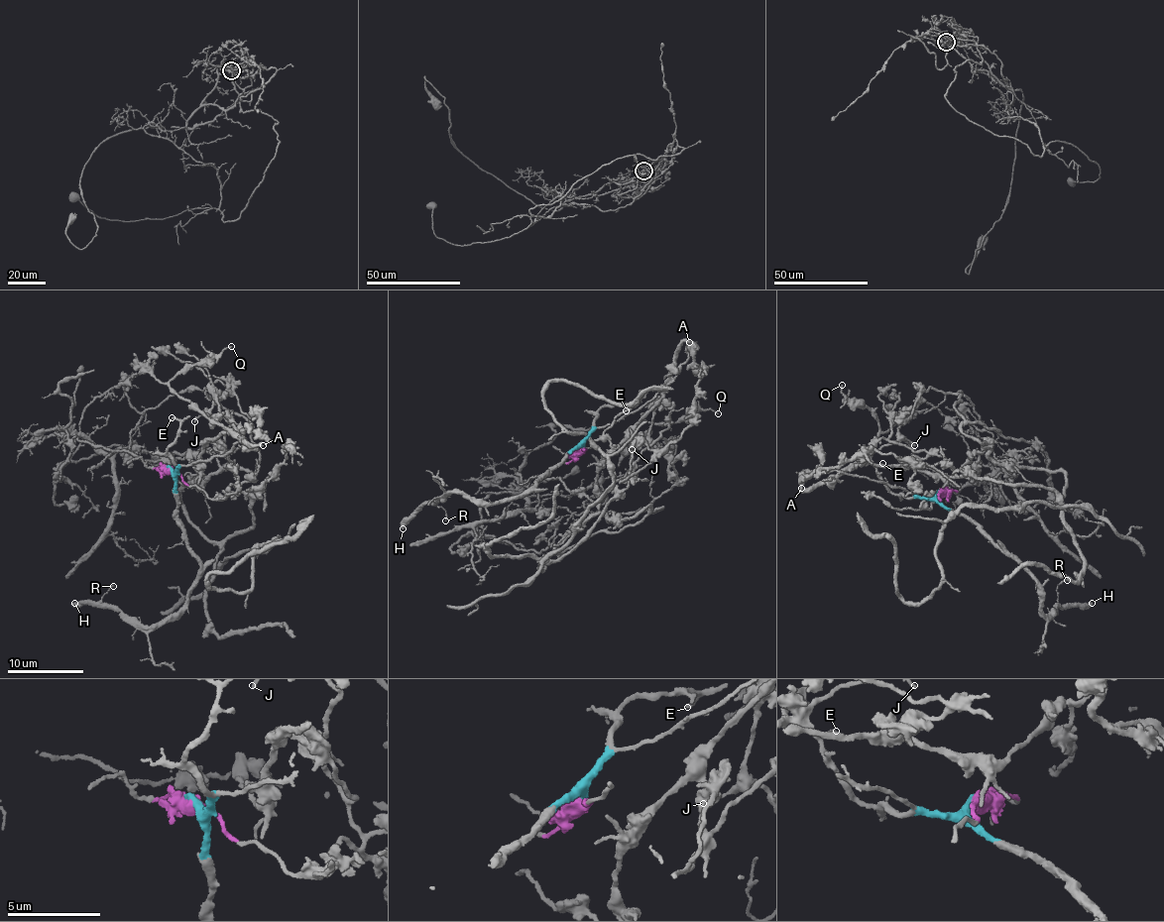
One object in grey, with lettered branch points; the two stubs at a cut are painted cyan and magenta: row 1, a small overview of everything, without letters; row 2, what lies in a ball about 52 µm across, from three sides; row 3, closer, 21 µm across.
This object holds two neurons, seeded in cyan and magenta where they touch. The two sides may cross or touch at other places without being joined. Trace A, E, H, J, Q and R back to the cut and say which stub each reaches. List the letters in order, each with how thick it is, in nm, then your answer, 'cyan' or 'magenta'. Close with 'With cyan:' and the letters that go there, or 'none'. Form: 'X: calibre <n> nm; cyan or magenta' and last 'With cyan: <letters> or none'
A: calibre 220 nm; cyan
E: calibre 170 nm; cyan
H: calibre 440 nm; cyan
J: calibre 160 nm; cyan
Q: calibre 120 nm; cyan
R: calibre 140 nm; cyan
With cyan: A, E, H, J, Q, R

